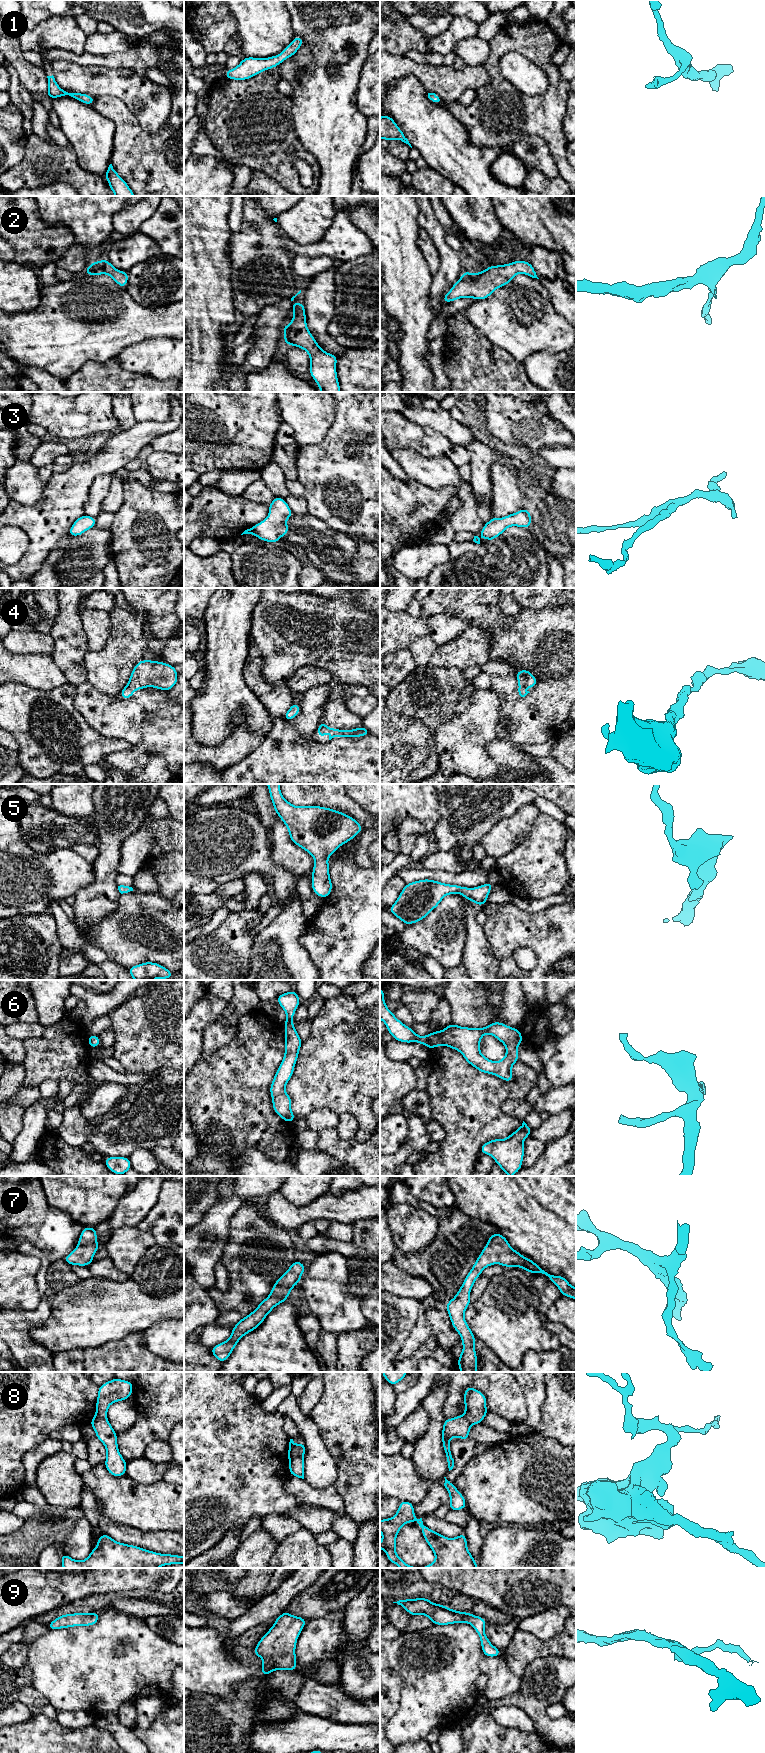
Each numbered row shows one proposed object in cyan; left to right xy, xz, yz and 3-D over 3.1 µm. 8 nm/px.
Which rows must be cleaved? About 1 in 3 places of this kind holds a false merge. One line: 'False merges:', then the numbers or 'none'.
False merges: 8

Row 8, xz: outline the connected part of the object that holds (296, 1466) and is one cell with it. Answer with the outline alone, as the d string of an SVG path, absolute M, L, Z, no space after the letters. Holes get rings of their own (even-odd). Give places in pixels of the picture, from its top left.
M296 1458L290 1459L289 1462L289 1473L295 1477L304 1479L304 1459Z

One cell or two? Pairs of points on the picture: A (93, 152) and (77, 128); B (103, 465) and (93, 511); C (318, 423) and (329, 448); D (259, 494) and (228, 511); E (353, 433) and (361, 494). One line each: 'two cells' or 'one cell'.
A: one cell
B: two cells
C: two cells
D: two cells
E: one cell

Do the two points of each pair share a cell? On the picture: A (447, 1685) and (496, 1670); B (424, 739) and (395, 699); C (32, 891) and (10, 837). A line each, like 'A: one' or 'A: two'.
A: two
B: two
C: one

